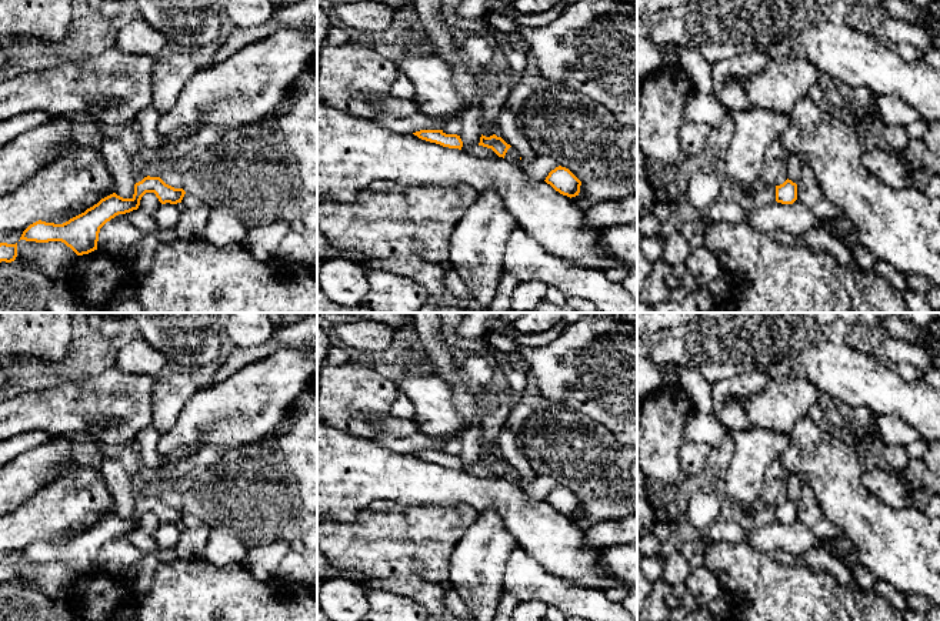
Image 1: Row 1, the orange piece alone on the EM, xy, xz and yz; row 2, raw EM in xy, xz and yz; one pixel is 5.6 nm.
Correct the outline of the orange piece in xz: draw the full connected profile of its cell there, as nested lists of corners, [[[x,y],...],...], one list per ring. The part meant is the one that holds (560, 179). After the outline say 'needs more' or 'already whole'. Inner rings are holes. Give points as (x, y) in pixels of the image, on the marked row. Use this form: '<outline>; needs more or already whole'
[[[561,166],[551,170],[544,181],[570,198],[580,193],[581,181],[569,168]]]; already whole

